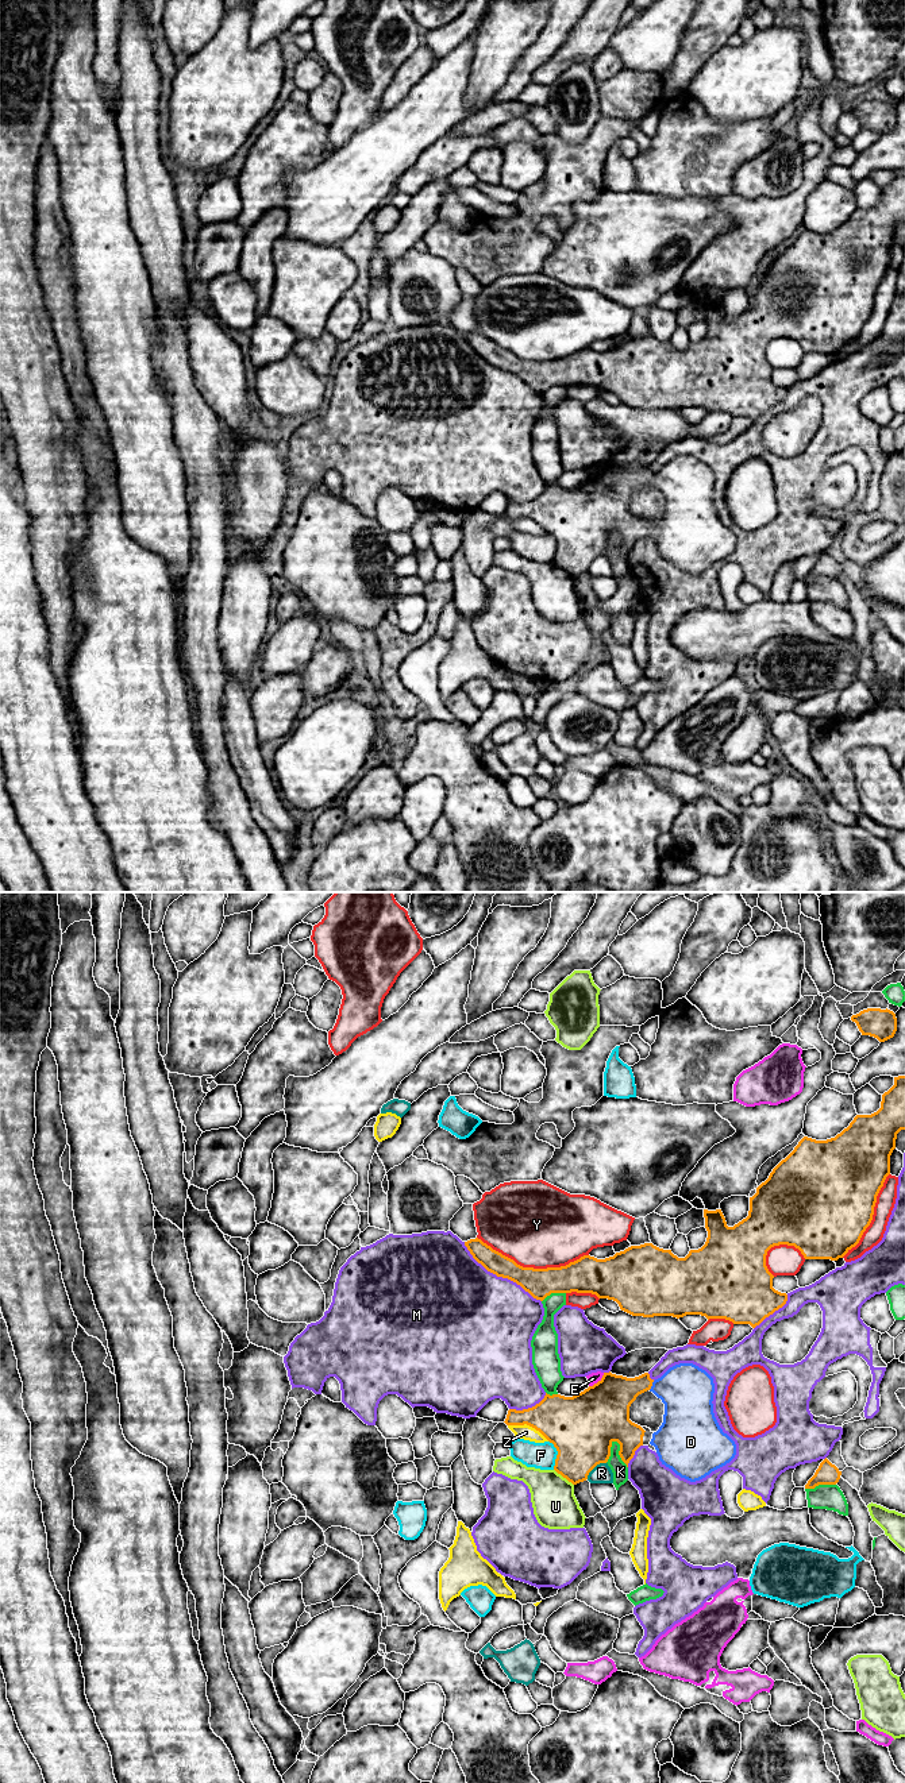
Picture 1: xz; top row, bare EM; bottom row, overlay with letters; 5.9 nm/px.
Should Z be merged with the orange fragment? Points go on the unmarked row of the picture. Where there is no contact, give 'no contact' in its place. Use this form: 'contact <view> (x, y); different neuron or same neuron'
contact xz (528, 517); different neuron

